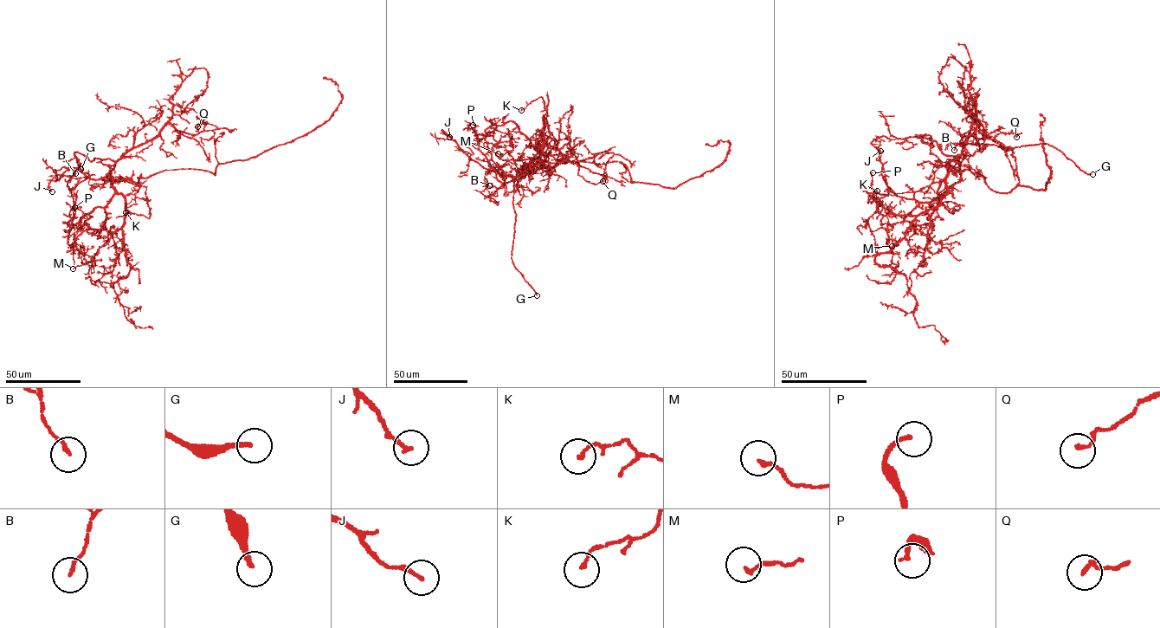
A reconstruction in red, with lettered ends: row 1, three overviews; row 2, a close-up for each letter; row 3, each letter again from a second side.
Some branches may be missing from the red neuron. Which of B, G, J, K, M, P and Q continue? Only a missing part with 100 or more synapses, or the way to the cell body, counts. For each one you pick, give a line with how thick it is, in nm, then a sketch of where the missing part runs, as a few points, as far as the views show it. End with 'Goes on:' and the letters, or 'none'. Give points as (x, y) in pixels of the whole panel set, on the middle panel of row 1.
G: 200 nm thick; missing branch runs (537, 295), (542, 302), (544, 296), (550, 298)
Goes on: G

